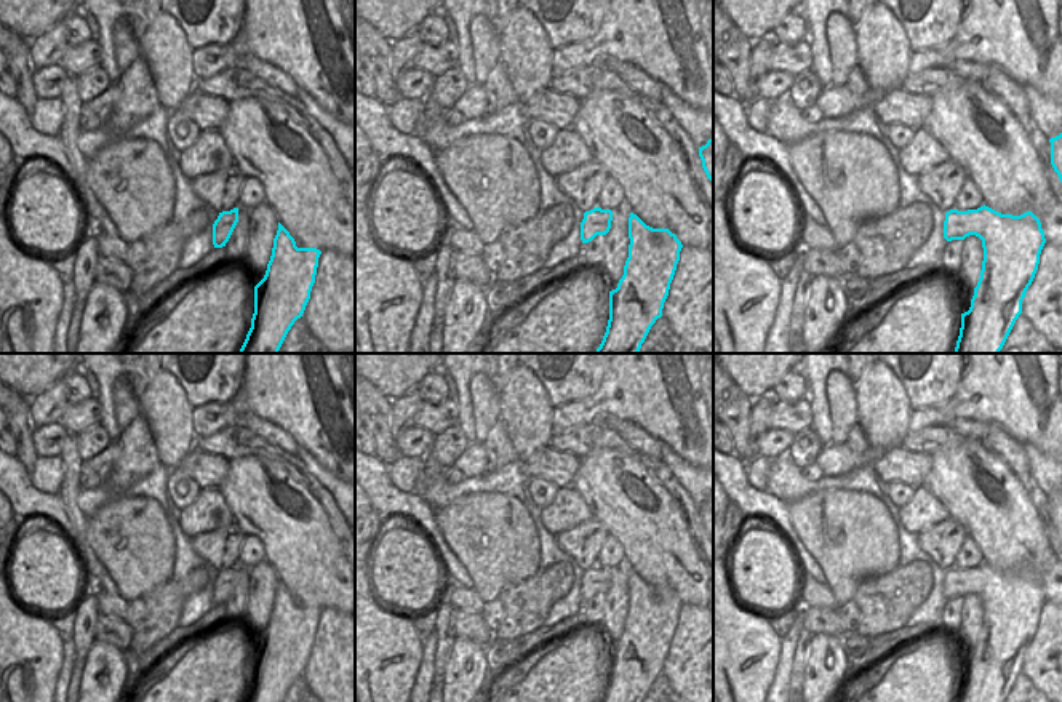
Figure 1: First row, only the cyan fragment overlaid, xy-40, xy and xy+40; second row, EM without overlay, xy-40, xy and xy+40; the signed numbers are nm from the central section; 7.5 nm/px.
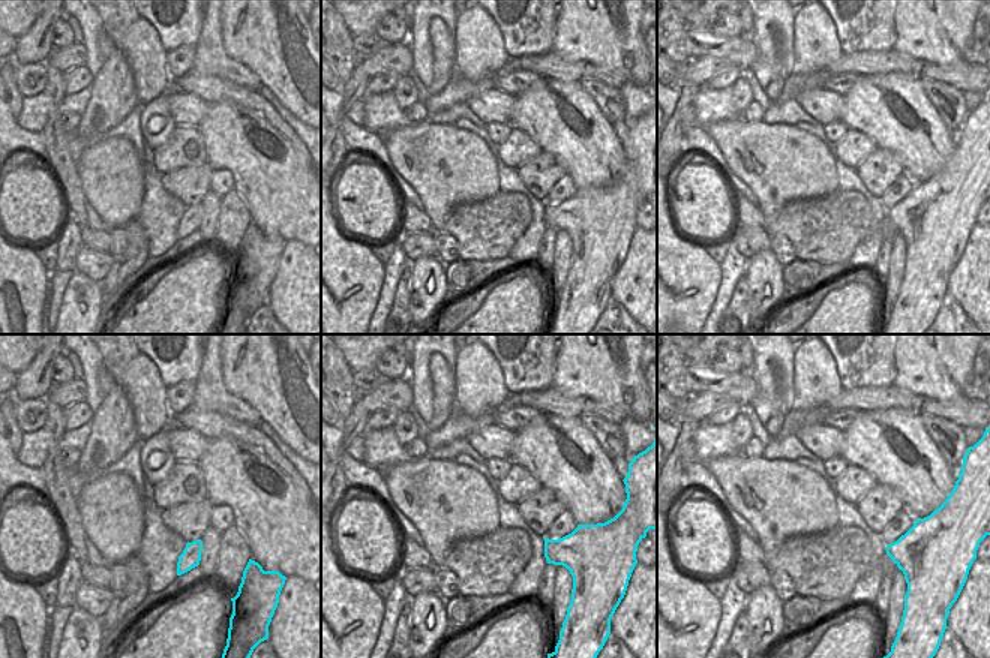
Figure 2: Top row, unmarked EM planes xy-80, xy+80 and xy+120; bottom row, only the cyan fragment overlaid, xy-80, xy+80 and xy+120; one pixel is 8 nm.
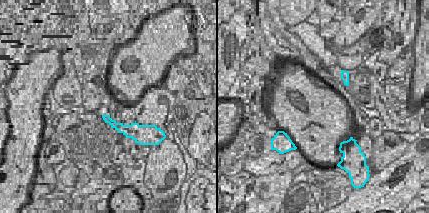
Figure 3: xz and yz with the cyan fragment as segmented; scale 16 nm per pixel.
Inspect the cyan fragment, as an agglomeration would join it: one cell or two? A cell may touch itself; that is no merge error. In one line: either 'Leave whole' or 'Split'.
Leave whole.

